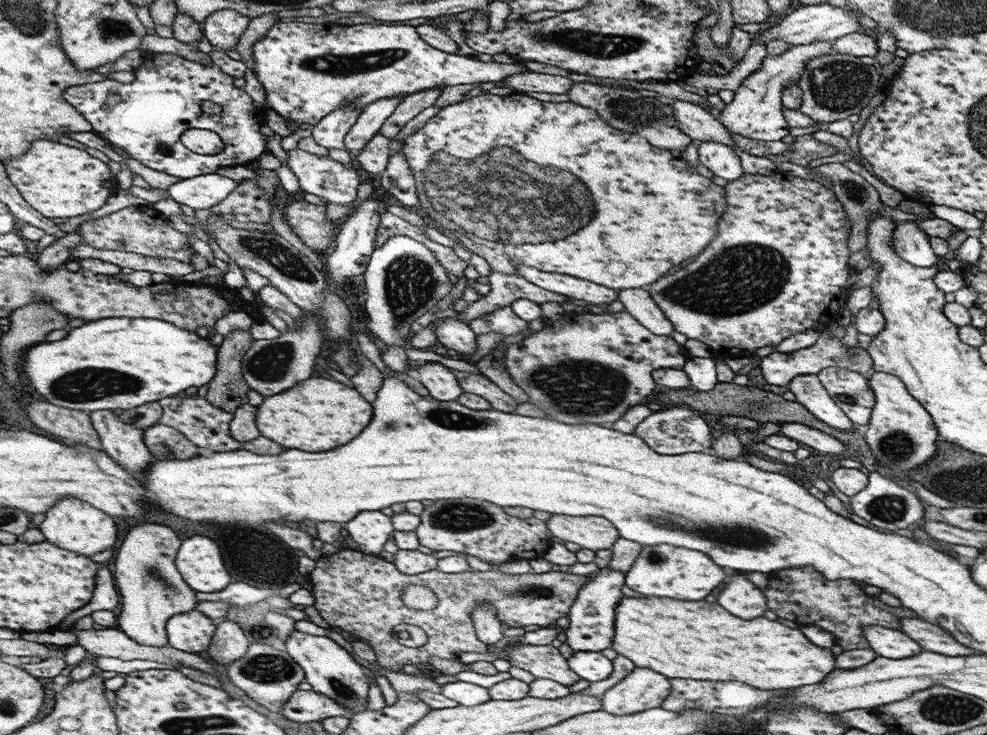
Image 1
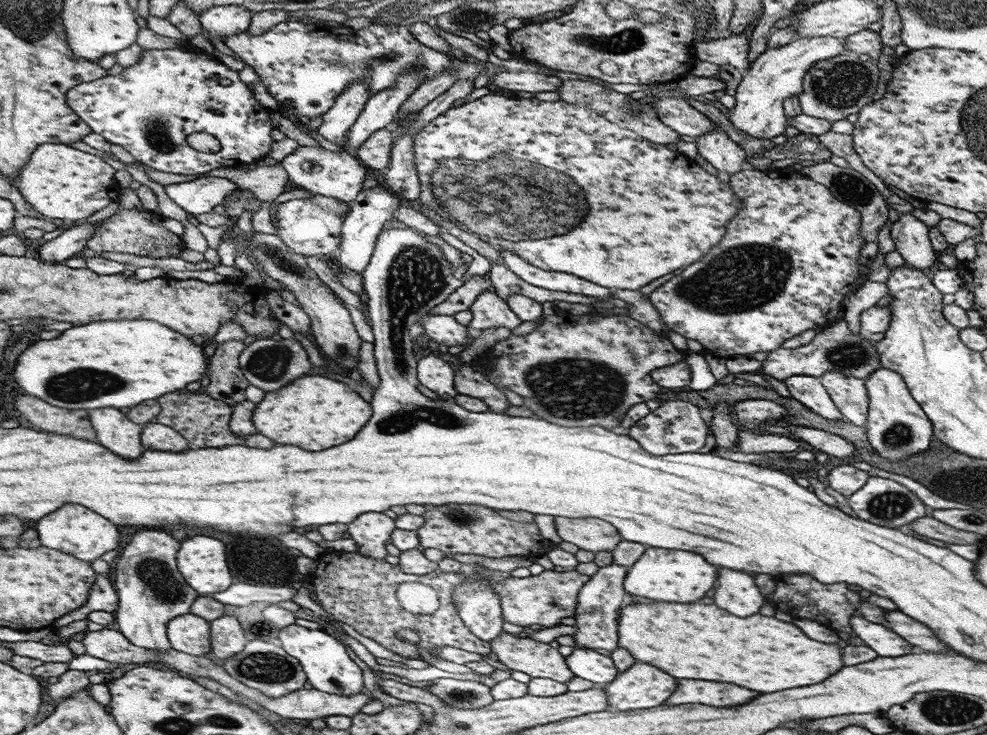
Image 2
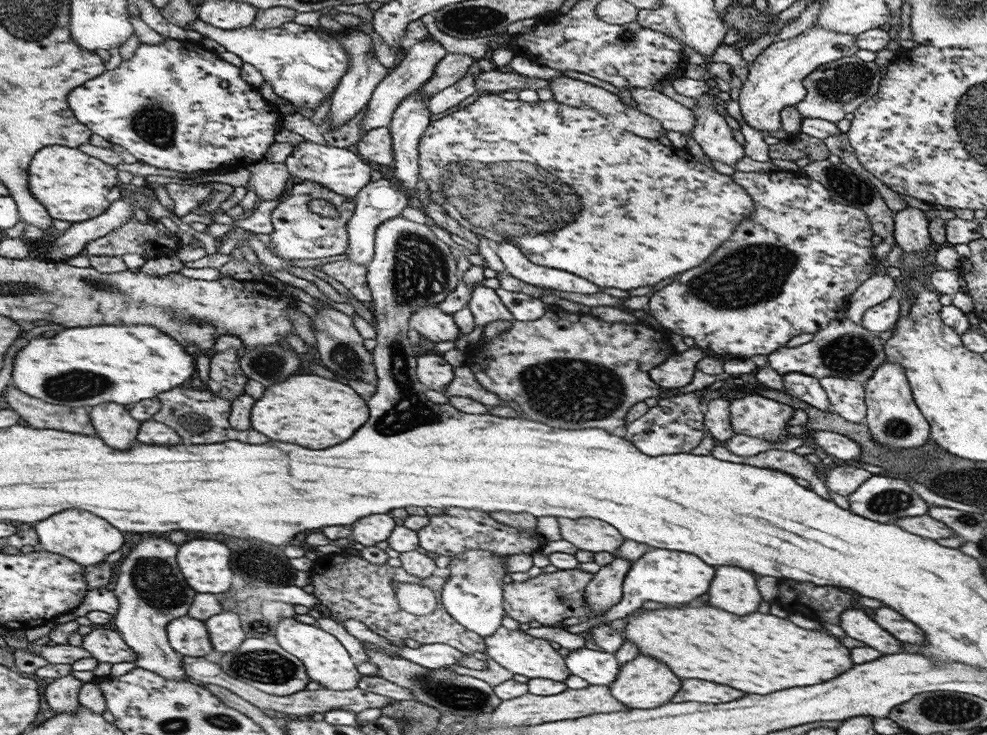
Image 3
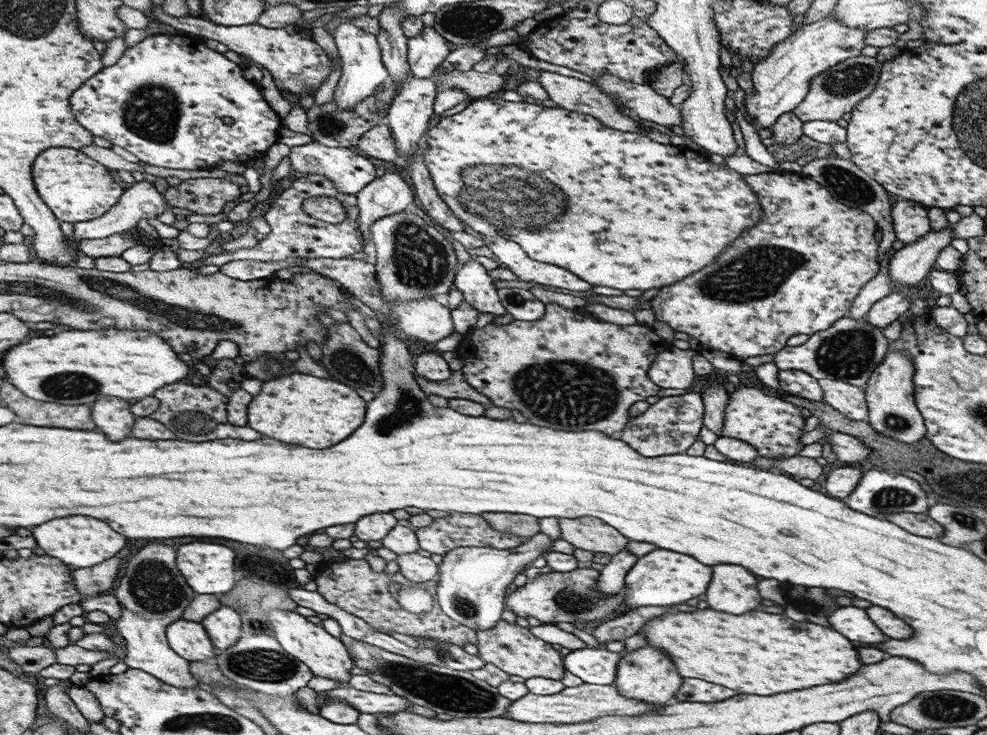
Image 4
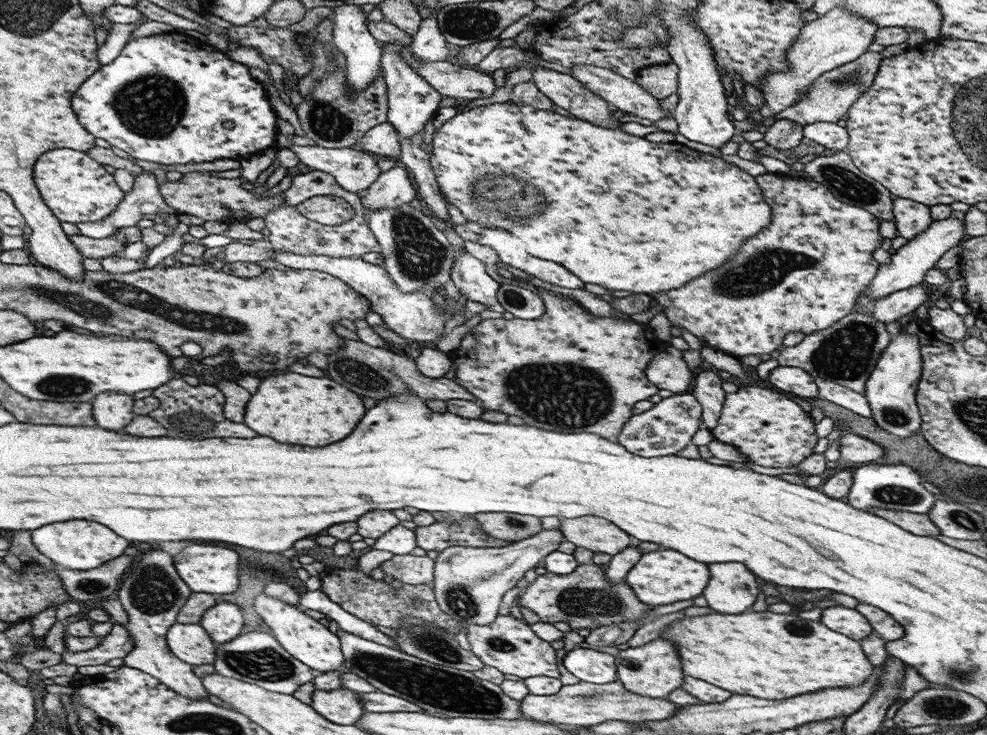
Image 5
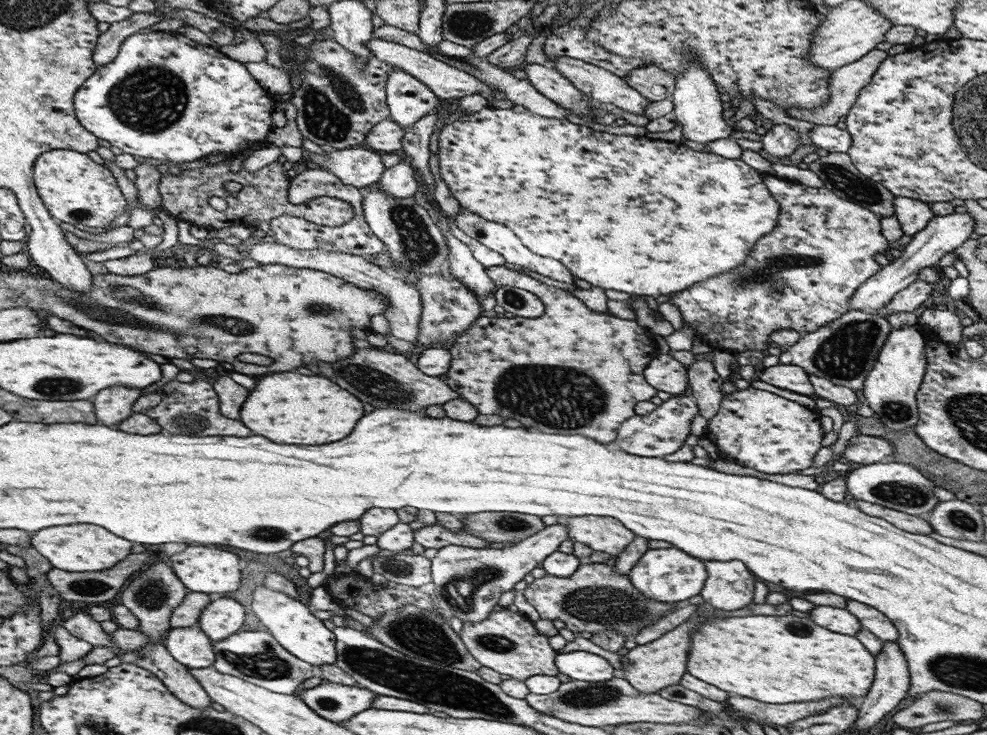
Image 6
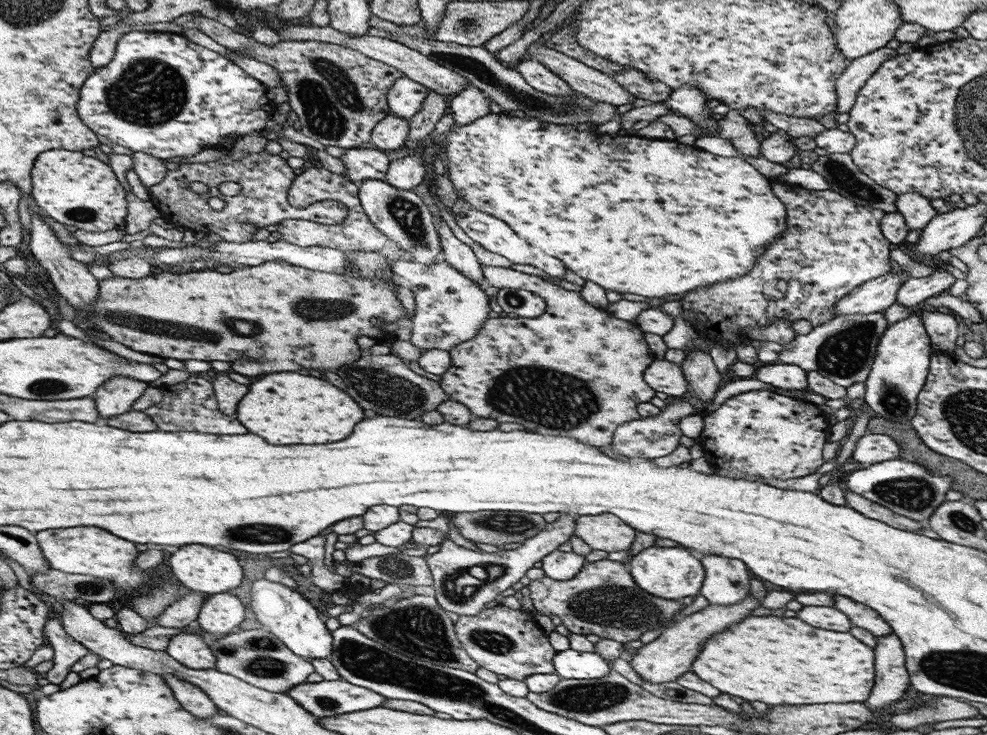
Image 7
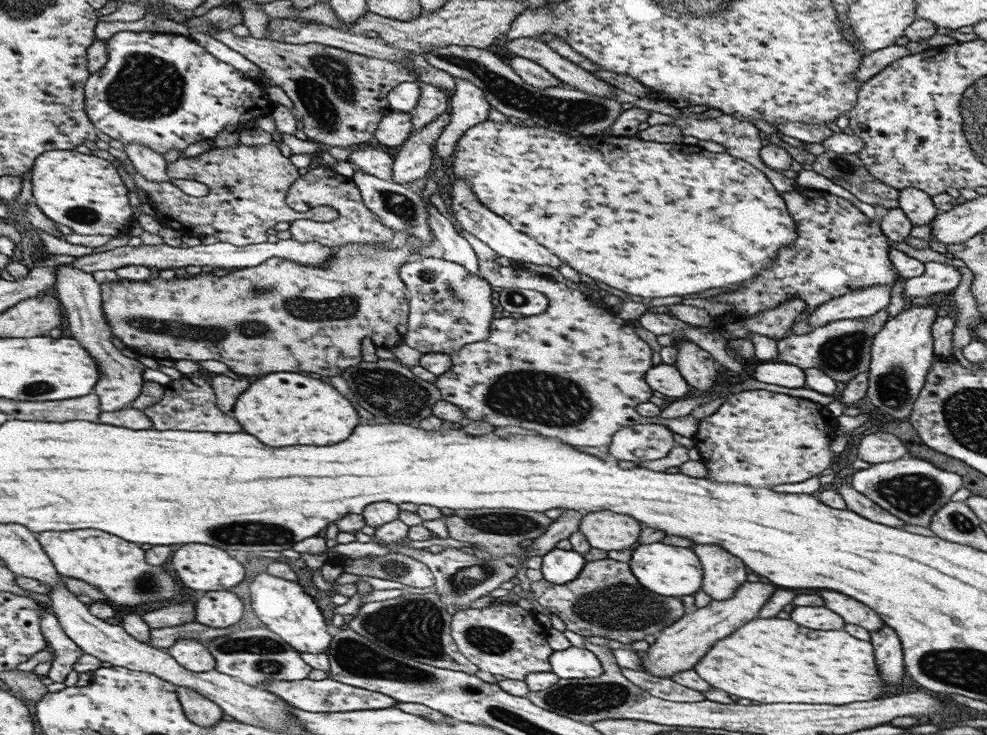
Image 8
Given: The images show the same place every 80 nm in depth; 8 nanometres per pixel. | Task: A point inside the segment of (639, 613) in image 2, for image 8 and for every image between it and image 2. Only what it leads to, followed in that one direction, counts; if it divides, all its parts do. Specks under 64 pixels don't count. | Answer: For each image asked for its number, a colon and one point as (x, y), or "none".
3: (759, 653)
4: (758, 653)
5: (773, 656)
6: (775, 659)
7: (780, 661)
8: (775, 660)

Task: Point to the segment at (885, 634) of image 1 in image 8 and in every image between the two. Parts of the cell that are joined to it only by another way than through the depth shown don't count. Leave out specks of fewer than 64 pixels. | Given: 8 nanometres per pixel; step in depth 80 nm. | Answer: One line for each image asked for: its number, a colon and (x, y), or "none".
2: (885, 642)
3: (857, 624)
4: (853, 622)
5: (848, 621)
6: (840, 620)
7: (830, 618)
8: (818, 617)

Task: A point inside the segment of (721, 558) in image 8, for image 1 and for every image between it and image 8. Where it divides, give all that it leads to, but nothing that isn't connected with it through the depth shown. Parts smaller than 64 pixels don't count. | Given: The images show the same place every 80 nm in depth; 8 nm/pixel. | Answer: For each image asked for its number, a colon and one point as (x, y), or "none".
1: (741, 597)
2: (737, 593)
3: (734, 590)
4: (734, 591)
5: (733, 589)
6: (730, 585)
7: (728, 581)

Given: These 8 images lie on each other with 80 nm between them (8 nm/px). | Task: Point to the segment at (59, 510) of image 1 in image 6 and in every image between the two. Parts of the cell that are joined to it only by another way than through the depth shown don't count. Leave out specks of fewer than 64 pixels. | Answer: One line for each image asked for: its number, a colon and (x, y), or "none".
2: (75, 529)
3: (81, 536)
4: (79, 541)
5: (81, 545)
6: (79, 547)

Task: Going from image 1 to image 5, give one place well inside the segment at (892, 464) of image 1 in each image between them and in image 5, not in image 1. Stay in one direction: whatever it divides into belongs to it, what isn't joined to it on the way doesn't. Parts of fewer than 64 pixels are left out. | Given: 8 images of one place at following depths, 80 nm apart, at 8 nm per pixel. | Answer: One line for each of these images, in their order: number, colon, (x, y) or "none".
2: (897, 428)
3: (893, 418)
4: (889, 393)
5: (890, 390)

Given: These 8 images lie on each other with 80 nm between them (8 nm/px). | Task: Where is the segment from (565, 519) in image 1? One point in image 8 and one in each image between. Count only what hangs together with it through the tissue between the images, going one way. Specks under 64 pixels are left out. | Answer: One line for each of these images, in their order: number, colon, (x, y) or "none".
2: (591, 534)
3: (593, 535)
4: (587, 533)
5: (592, 532)
6: (601, 533)
7: (608, 533)
8: (606, 531)

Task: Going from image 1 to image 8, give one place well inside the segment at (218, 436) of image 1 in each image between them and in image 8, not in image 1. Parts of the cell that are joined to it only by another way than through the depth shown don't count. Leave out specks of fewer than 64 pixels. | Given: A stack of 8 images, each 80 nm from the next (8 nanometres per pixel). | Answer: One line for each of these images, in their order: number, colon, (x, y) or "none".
2: (204, 422)
3: (200, 417)
4: (197, 413)
5: (195, 412)
6: (195, 407)
7: (191, 405)
8: (185, 405)

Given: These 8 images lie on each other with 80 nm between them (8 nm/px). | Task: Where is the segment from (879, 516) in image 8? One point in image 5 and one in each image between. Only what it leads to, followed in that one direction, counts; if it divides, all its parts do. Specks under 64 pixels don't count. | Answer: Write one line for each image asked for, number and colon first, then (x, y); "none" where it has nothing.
5: (920, 524)
6: (915, 524)
7: (861, 504)

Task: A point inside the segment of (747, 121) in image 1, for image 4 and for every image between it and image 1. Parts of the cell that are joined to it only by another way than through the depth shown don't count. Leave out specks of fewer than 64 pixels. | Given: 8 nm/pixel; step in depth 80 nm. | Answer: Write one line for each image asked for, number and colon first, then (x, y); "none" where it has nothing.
2: (777, 74)
3: (775, 80)
4: (781, 81)

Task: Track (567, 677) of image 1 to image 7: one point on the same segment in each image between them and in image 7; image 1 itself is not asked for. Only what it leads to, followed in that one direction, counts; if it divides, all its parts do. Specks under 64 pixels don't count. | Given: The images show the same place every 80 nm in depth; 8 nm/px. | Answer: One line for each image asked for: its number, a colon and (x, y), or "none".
2: (537, 659)
3: (517, 651)
4: (513, 648)
5: (510, 644)
6: (507, 642)
7: (509, 642)

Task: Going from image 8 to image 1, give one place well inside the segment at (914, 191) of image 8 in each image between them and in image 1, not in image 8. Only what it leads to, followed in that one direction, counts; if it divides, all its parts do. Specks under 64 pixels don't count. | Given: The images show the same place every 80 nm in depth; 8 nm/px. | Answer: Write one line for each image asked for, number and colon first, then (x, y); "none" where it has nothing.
1: (911, 243)
2: (910, 235)
3: (911, 224)
4: (910, 221)
5: (911, 217)
6: (913, 214)
7: (916, 209)

